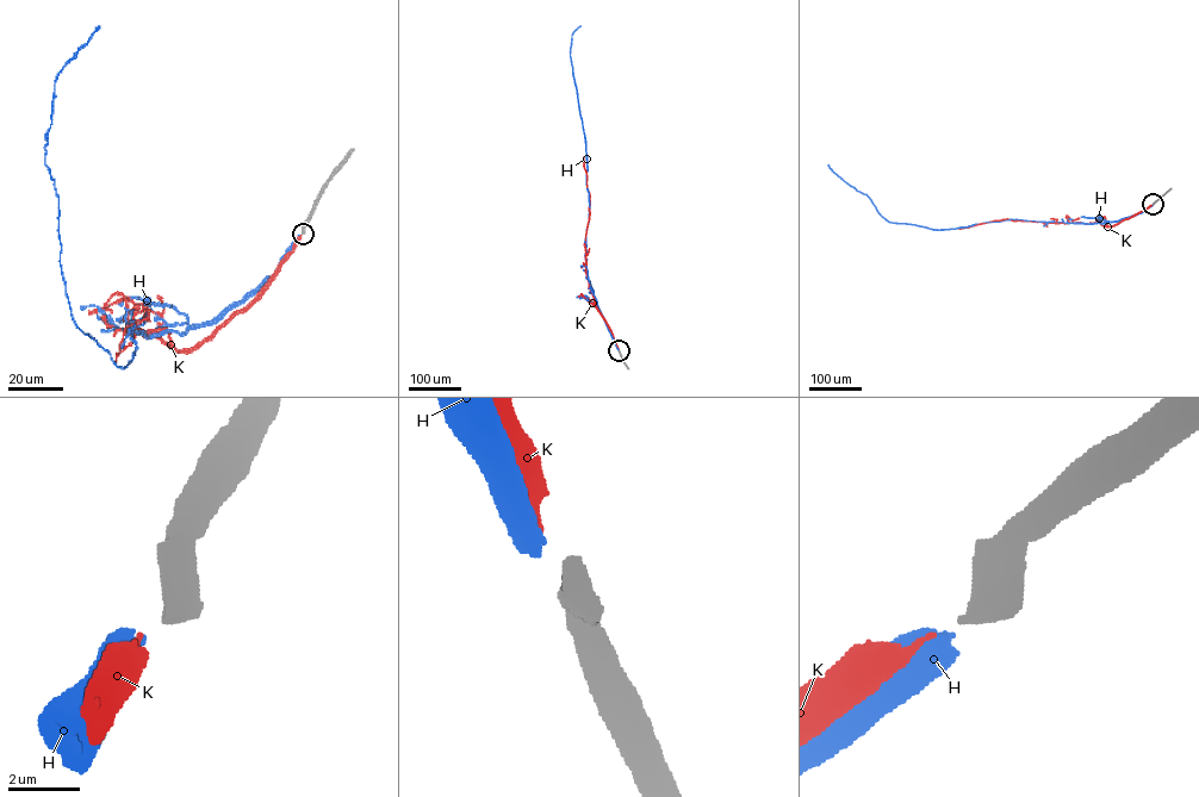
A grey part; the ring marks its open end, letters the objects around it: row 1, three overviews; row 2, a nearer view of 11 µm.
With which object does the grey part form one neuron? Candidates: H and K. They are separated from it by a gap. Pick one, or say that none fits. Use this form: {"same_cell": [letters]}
{"same_cell": ["K"]}

